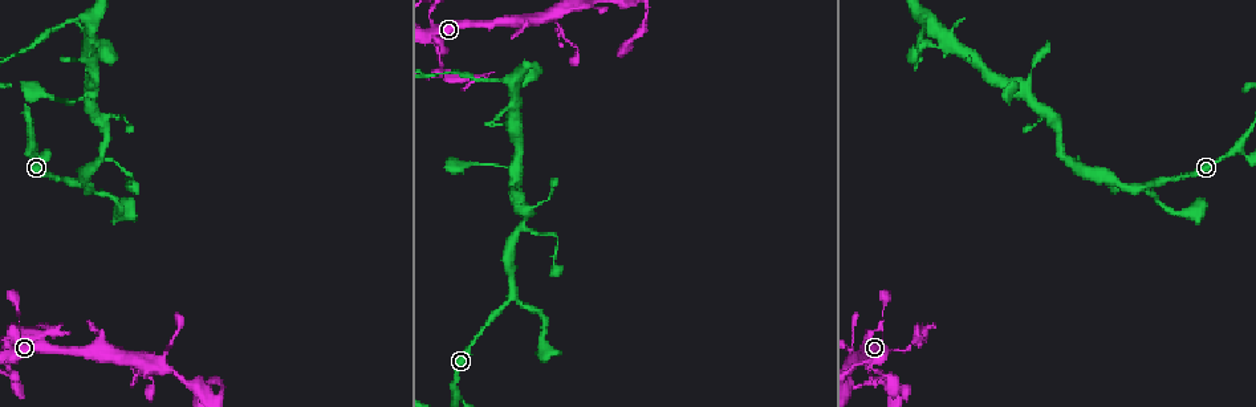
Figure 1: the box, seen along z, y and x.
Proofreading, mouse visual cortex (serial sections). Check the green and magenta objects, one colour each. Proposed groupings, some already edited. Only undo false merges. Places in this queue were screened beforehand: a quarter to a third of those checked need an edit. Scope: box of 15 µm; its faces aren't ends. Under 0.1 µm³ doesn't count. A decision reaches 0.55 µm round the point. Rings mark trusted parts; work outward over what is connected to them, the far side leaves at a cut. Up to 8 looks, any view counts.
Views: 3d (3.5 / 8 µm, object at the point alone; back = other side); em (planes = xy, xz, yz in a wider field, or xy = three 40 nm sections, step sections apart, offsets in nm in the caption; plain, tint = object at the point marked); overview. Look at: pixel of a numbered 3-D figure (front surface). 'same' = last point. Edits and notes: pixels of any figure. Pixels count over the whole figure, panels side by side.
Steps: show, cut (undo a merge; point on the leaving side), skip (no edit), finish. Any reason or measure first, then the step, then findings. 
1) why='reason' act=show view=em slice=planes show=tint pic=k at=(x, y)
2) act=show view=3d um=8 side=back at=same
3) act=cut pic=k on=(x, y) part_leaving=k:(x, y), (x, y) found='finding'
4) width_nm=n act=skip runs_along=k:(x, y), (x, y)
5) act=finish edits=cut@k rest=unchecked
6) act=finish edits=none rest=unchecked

why='three-way junction' act=show view=3d um=3.5 side=back pic=1 at=(914, 338)

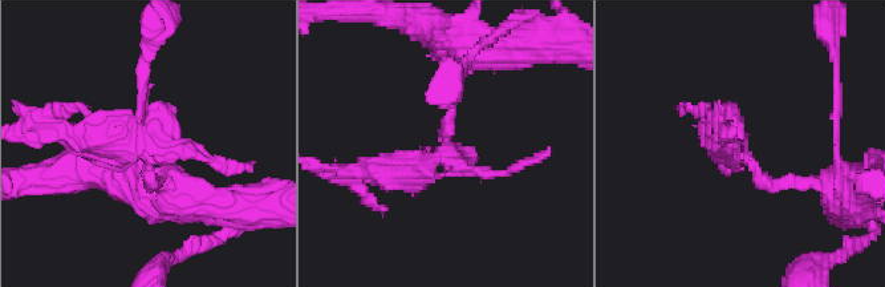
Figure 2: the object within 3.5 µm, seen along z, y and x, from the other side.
act=cut pic=2 on=(108, 126) part_leaving=2:(136, 152), (37, 126) found='two cells meet here'

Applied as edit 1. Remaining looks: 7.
why='see it whole again' act=show view=overview

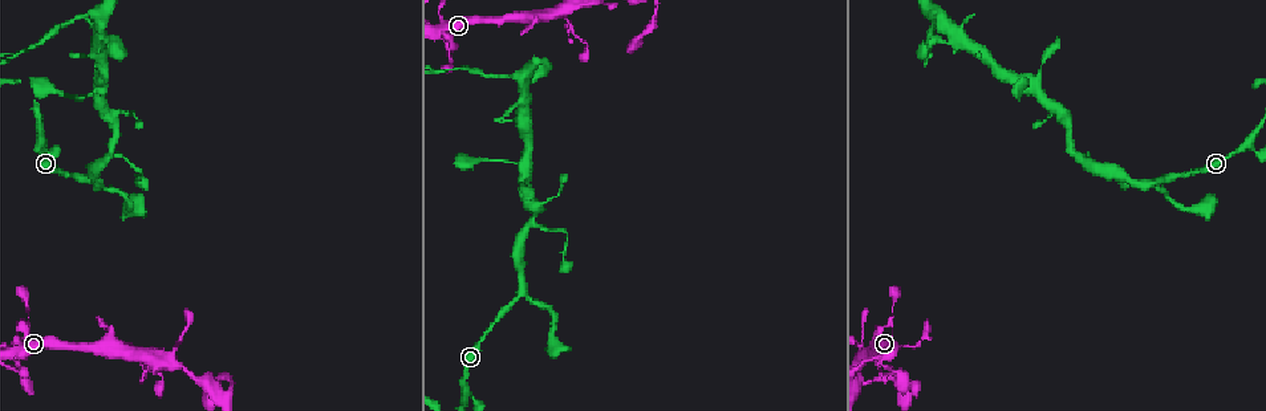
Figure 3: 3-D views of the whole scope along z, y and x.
why='thin neck' act=show view=3d um=8 pic=3 at=(232, 383)

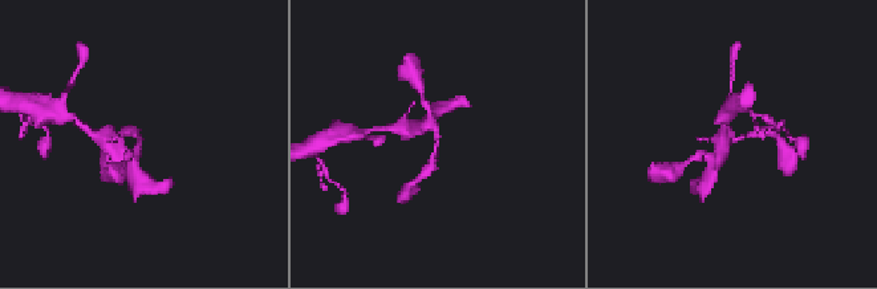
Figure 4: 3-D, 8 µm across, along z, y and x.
act=show view=3d um=3.5 pic=4 at=(741, 136)

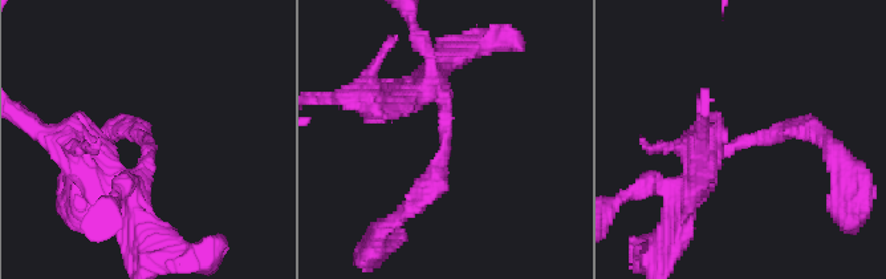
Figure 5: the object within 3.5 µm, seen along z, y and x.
arm_widths_nm=250,300 act=show view=em slice=xy step=1 show=tint pic=5 at=(441, 136)

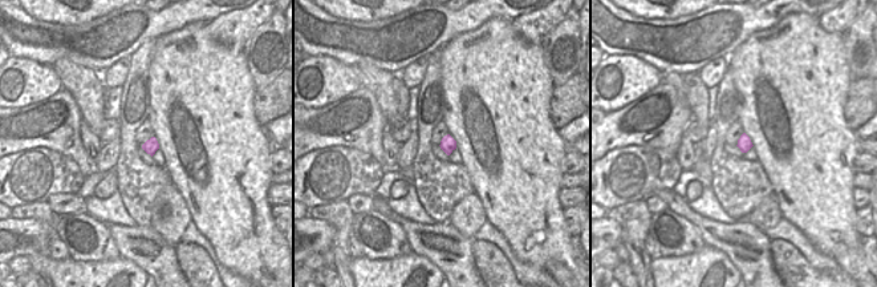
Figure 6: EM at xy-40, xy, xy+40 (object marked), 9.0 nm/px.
act=skip runs_along=5:(702, 181), (719, 148), (815, 128) found='continuous, no second cell'

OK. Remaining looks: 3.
why='three arms meet' act=show view=3d um=8 pic=3 at=(522, 294)

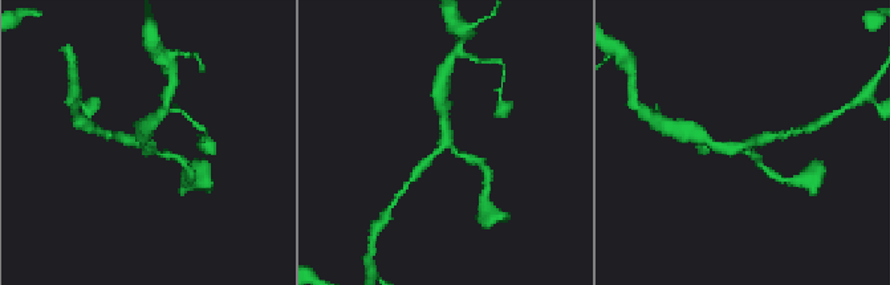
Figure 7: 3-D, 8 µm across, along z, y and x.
why='need the tissue' act=show view=em slice=xy step=2 show=tint pic=7 at=(740, 145)

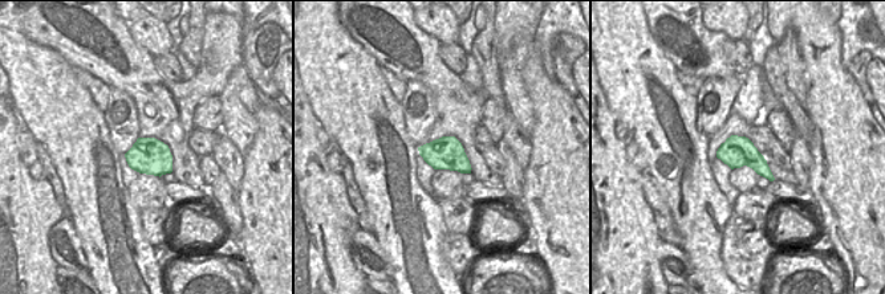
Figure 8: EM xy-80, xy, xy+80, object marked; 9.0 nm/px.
act=skip runs_along=7:(419, 170), (444, 143), (441, 108) found='all the same cell'

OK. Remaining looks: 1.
act=finish edits=cut@2 rest=unchecked

